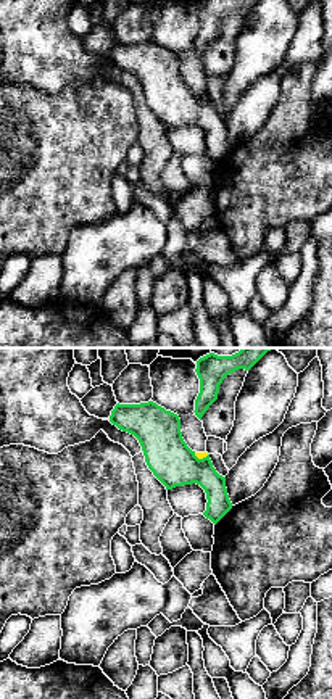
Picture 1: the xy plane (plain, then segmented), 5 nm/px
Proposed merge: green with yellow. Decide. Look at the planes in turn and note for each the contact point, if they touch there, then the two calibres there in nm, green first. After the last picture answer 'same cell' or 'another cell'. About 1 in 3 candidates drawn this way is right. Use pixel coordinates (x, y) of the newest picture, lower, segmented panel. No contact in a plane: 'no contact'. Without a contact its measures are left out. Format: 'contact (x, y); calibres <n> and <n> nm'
contact (203, 458); calibres 220 and 30 nm

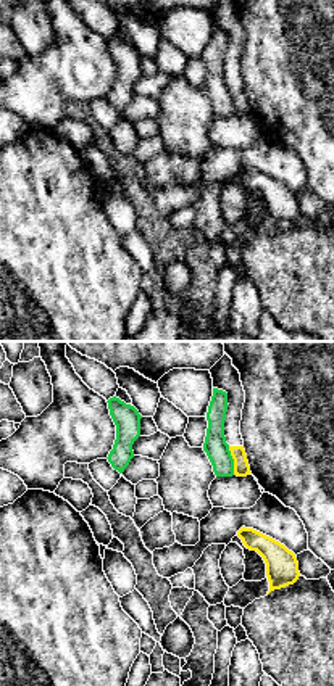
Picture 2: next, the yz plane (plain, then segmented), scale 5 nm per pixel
contact (233, 461); calibres 120 and 80 nm

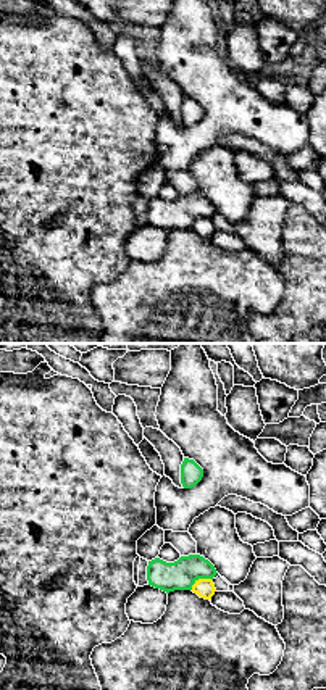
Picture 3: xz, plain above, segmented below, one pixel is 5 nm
contact (200, 577); calibres 150 and 100 nm

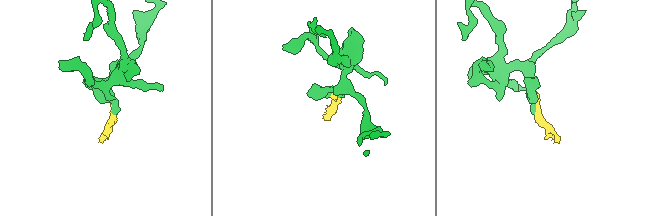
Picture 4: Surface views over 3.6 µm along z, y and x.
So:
another cell

